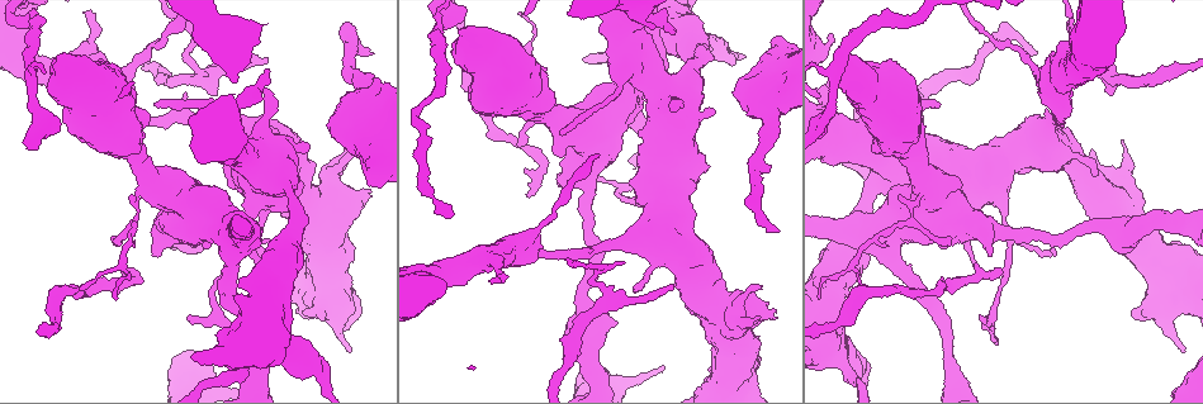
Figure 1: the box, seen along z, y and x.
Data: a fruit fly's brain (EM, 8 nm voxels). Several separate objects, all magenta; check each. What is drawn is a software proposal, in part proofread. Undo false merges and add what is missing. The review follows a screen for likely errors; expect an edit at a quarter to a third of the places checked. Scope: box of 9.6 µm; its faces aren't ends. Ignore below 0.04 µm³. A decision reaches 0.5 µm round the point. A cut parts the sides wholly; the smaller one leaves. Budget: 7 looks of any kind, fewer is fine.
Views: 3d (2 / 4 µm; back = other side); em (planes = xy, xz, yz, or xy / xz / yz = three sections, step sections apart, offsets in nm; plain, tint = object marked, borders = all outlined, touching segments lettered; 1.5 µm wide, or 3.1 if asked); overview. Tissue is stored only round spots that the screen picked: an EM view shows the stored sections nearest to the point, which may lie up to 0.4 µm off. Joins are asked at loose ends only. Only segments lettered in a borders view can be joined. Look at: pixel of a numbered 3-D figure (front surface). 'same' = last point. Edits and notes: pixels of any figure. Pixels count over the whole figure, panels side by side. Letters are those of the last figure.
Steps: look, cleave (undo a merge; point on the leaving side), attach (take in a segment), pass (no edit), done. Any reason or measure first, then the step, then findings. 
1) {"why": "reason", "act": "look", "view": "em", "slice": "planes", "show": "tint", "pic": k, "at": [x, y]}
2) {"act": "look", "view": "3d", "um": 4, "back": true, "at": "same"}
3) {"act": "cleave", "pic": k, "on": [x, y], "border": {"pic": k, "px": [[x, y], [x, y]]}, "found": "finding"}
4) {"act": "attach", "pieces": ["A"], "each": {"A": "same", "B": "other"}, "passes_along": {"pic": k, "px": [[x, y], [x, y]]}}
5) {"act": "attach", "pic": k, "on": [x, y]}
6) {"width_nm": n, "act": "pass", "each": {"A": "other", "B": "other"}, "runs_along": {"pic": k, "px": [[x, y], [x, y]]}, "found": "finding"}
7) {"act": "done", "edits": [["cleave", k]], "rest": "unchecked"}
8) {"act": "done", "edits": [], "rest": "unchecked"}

{"why": "stops while still wide", "act": "look", "view": "em", "slice": "planes", "show": "borders", "pic": 1, "at": [654, 24]}

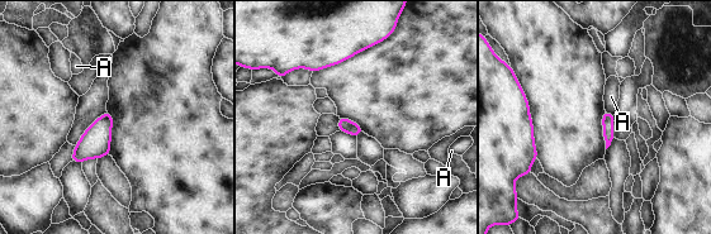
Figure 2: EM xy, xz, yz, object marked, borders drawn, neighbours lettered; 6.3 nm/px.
{"longest_contact_nm": ["A", 70], "act": "pass", "each": {"A": "other"}, "found": "none of them fits"}

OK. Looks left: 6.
{"why": "free end", "act": "look", "view": "em", "slice": "xy", "step": 8, "show": "tint", "pic": 1, "at": [634, 289]}

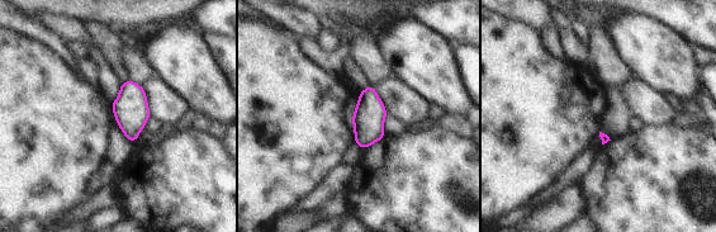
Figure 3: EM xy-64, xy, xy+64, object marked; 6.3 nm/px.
{"act": "look", "view": "em", "slice": "planes", "show": "borders", "at": "same"}

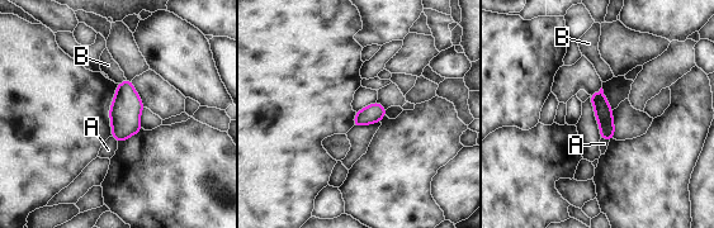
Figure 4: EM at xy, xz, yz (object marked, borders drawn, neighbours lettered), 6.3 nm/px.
{"width_nm": 110, "act": "pass", "each": {"A": "other", "B": "other"}, "border": {"pic": 4, "px": [[601, 137], [609, 141]]}, "found": "no lettered segment goes on from it"}

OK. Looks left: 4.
{"act": "look", "view": "em", "slice": "yz", "step": 4, "show": "tint", "pic": 1, "at": [589, 251]}

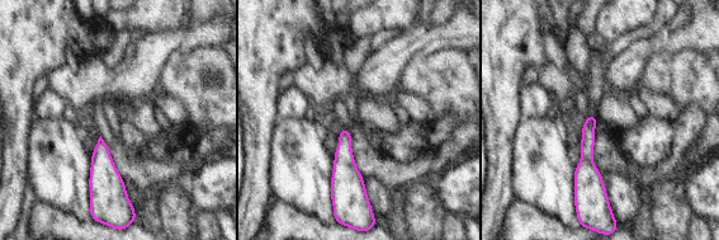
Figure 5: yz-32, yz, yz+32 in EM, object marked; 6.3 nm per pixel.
{"act": "look", "view": "em", "slice": "planes", "show": "borders", "at": "same"}

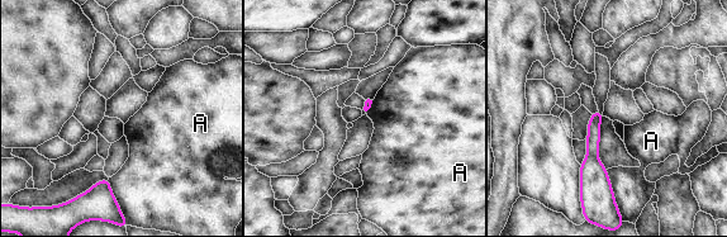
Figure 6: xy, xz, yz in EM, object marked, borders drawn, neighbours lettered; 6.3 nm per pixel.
{"act": "pass", "each": {"A": "other"}, "runs_along": {"pic": 6, "px": [[598, 115], [592, 147], [592, 202]]}, "found": "none of them fits"}

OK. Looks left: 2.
{"act": "done", "edits": [], "rest": "unchecked"}

